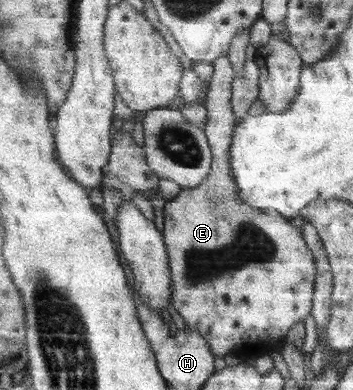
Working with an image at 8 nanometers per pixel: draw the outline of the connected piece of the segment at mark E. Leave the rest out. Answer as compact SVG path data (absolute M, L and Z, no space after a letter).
M227 55L213 65L214 74L204 102L208 109L204 130L212 148L212 172L198 188L182 188L175 199L164 206L163 235L173 281L172 312L183 317L189 330L197 331L207 339L216 357L236 353L255 356L282 346L293 327L312 313L317 263L302 229L293 227L289 219L276 210L253 209L241 201L230 164L230 147L237 124L232 106L232 83L237 73Z

